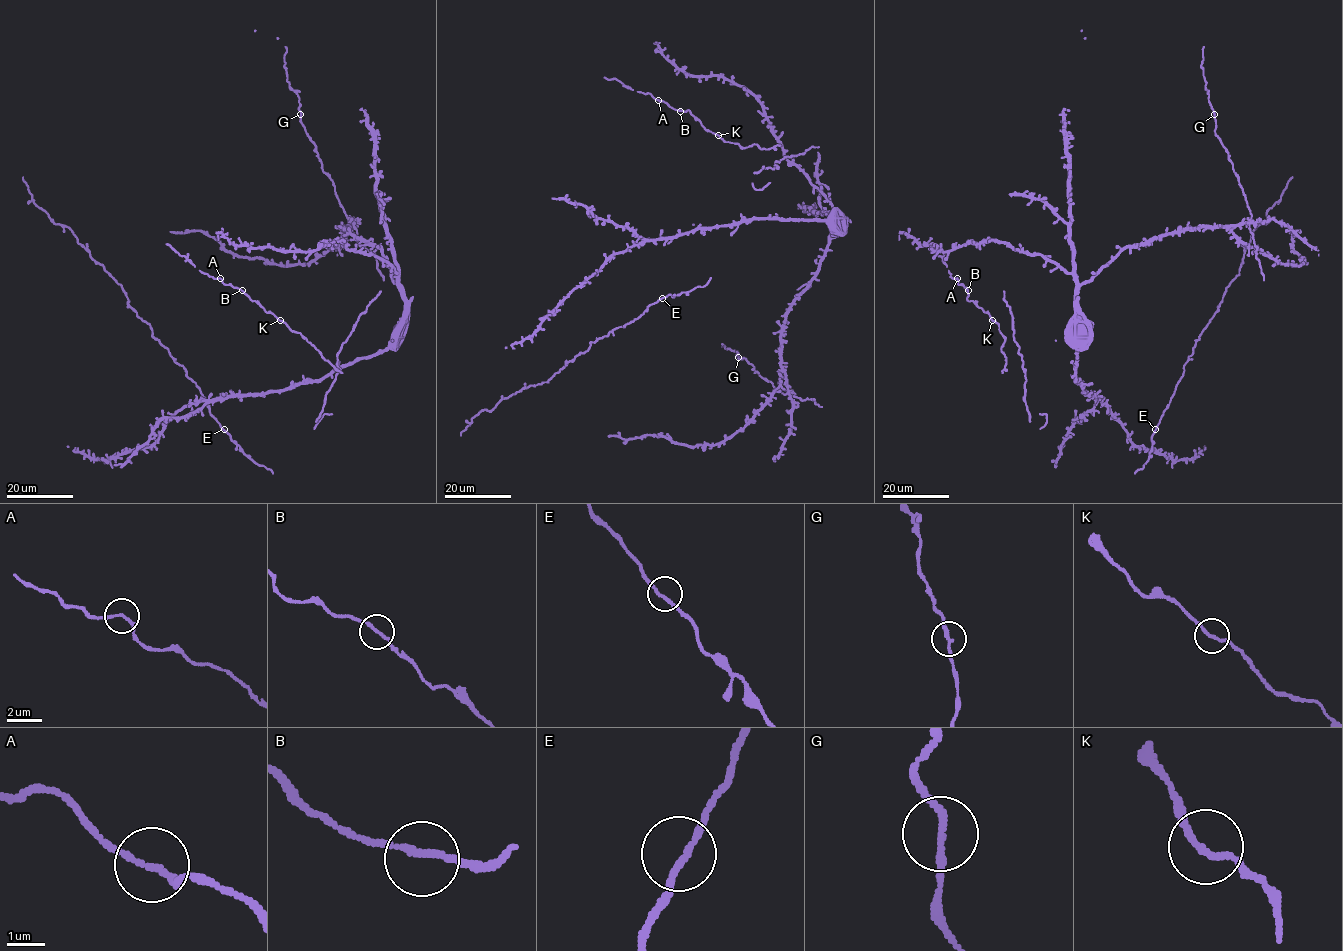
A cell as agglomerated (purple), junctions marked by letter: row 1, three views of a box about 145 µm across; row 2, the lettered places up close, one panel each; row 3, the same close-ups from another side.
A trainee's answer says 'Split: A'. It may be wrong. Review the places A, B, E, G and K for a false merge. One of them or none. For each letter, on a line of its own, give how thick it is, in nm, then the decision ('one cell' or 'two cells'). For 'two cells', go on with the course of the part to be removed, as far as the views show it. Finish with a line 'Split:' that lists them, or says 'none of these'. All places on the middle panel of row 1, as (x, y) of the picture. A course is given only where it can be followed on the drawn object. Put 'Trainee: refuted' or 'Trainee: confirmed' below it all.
A: 150 nm | one cell
B: 160 nm | one cell
E: 160 nm | one cell
G: 170 nm | one cell
K: 150 nm | one cell
Split: none of these
Trainee: refuted

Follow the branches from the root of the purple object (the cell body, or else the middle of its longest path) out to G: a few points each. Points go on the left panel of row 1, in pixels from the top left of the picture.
G: (402, 323), (404, 291), (381, 249), (343, 228), (351, 221), (300, 114)

